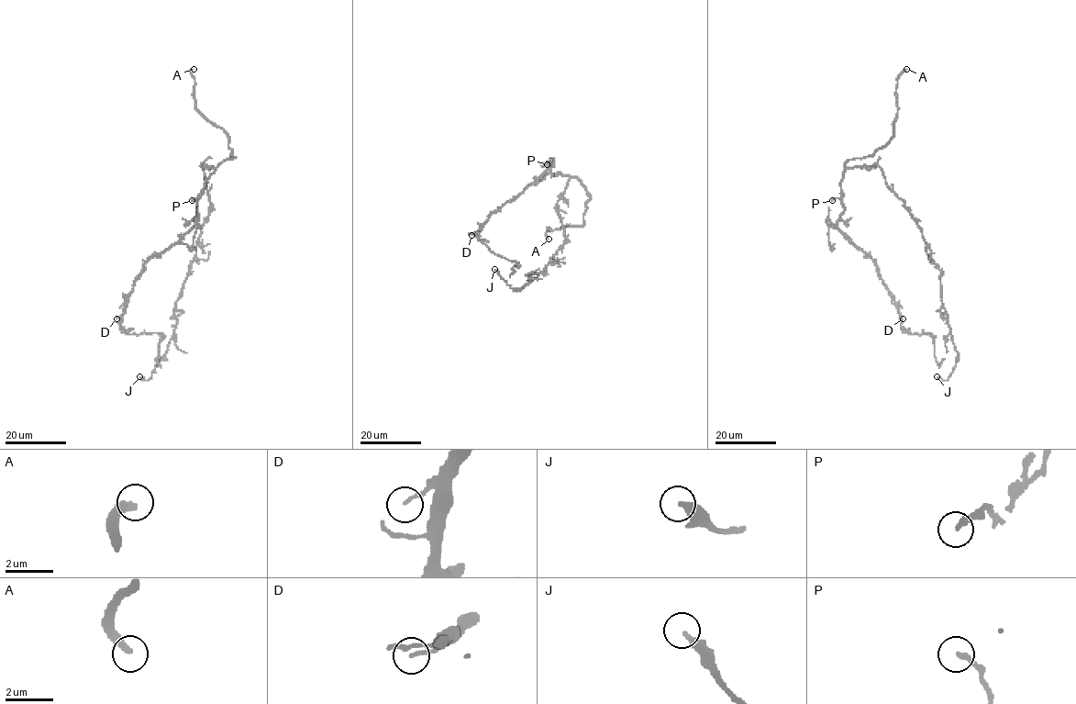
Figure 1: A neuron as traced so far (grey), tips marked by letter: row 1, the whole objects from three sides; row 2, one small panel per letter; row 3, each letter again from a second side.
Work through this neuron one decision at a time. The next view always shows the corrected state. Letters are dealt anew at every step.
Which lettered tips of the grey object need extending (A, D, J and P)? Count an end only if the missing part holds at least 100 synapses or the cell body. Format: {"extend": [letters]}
{"extend": ["A"]}

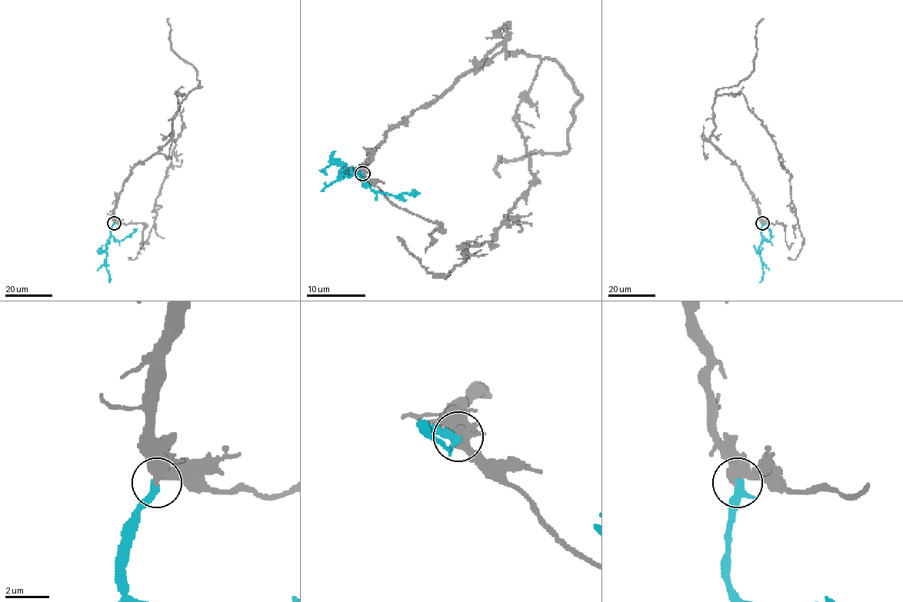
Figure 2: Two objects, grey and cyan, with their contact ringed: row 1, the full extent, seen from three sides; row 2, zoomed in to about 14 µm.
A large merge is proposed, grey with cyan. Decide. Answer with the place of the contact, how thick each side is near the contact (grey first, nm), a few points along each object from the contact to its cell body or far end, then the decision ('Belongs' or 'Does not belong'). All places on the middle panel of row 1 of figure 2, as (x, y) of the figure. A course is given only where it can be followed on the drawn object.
Place: (362, 174). Thickness 400 nm (grey) against 400 nm. Course of grey: (362, 173), (501, 44), (541, 61), (515, 123), (533, 182), (491, 245), (446, 276), (398, 237). Course of cyan: (362, 173), (348, 171), (343, 166), (343, 174), (345, 176), (351, 173), (351, 166). Belongs

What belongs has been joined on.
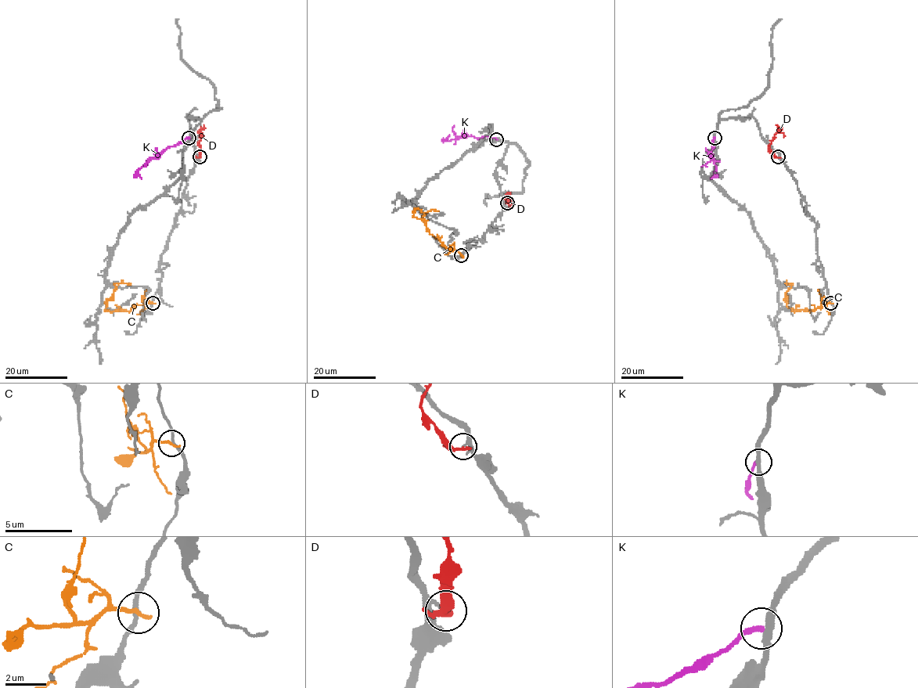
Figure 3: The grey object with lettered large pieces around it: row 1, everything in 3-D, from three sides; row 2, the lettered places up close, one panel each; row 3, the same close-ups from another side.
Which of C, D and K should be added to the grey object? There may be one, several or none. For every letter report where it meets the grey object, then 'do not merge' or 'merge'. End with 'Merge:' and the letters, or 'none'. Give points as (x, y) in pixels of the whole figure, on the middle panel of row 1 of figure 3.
C: contact (461, 255); do not merge
D: contact (507, 203); do not merge
K: contact (496, 139); do not merge
Merge: none

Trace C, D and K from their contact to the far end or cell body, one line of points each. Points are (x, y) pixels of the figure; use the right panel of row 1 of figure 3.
C: (830, 303), (814, 311), (794, 311), (787, 307), (785, 300), (790, 284), (785, 282), (786, 284)
D: (778, 156), (768, 148), (769, 142), (778, 130), (783, 137)
K: (714, 138), (711, 154), (716, 173), (710, 178)

